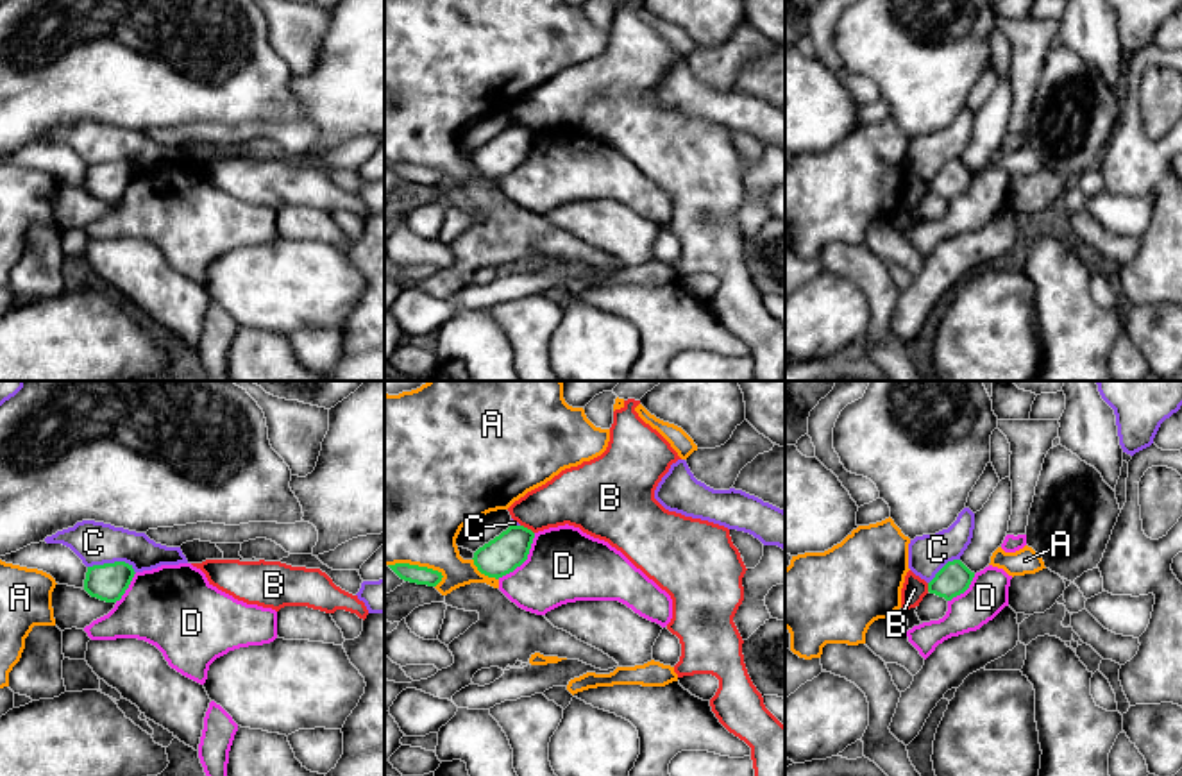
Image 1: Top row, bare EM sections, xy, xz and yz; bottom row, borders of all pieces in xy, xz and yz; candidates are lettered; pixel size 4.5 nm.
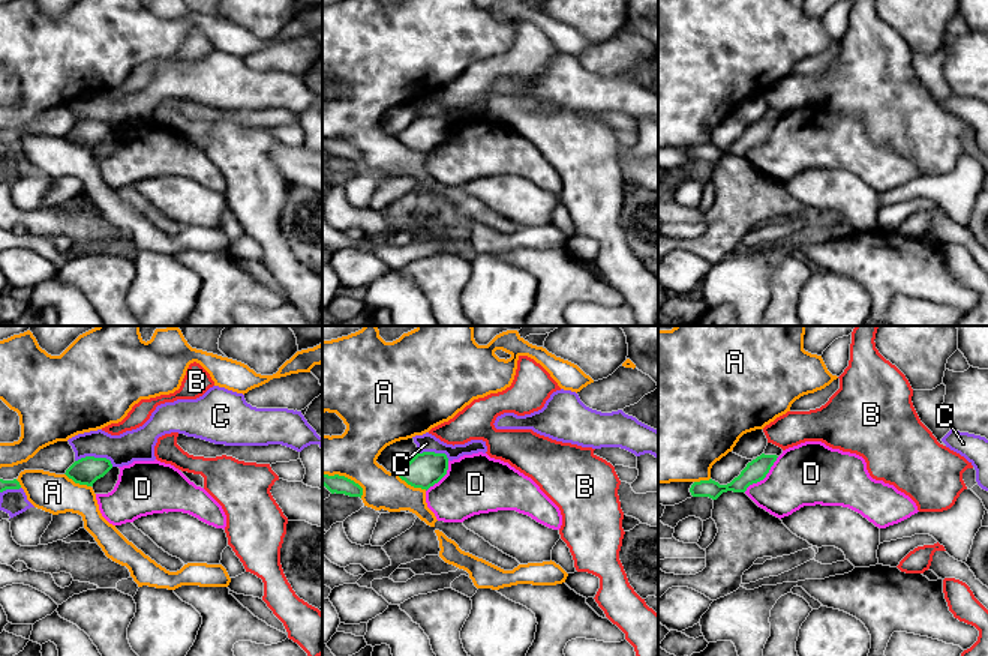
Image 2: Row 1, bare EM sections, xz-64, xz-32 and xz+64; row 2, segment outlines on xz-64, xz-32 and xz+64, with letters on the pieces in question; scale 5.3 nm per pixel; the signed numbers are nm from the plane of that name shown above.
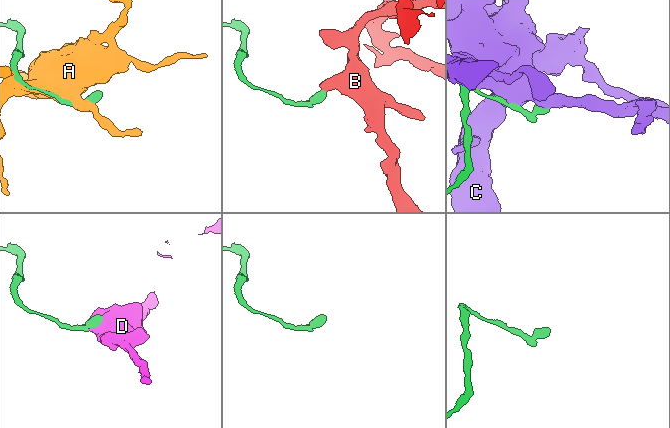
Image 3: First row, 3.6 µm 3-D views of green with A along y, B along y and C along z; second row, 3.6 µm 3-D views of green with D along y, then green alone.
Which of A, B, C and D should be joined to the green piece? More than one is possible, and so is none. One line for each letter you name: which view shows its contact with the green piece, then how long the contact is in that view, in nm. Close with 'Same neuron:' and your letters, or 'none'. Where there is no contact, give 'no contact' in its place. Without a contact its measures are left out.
Same neuron: none

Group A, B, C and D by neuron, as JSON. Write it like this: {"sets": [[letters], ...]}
{"sets": [["A"], ["B"], ["C"], ["D"]]}

